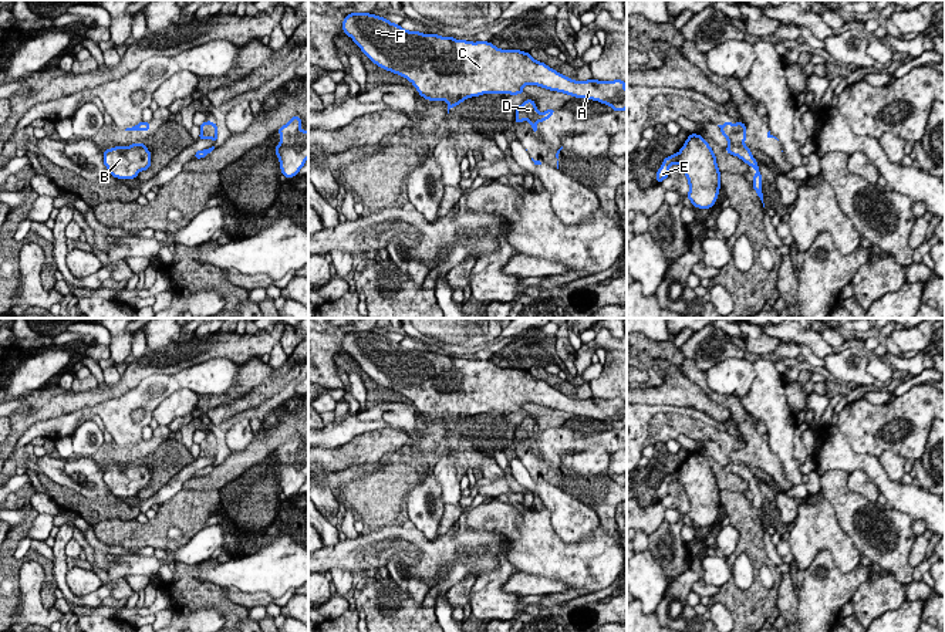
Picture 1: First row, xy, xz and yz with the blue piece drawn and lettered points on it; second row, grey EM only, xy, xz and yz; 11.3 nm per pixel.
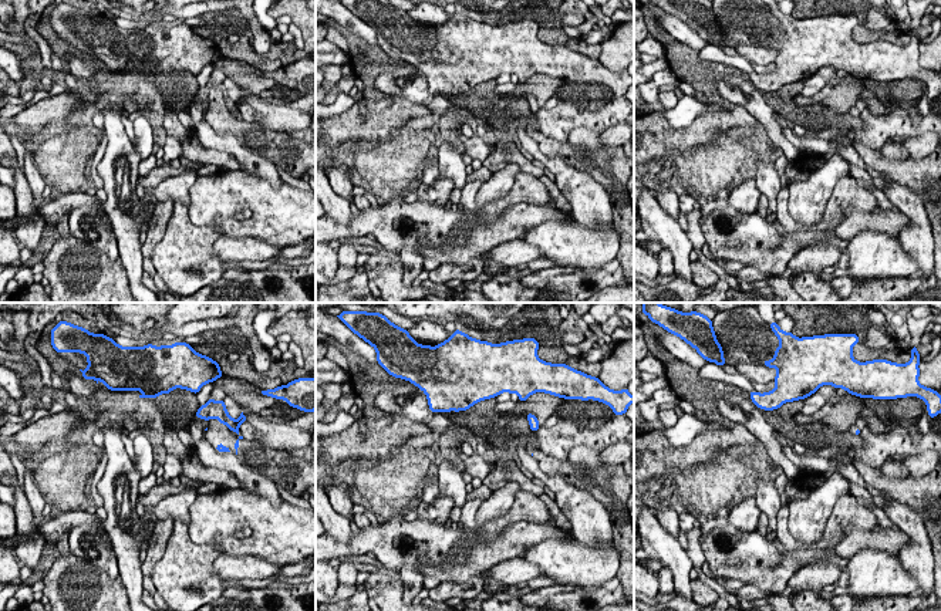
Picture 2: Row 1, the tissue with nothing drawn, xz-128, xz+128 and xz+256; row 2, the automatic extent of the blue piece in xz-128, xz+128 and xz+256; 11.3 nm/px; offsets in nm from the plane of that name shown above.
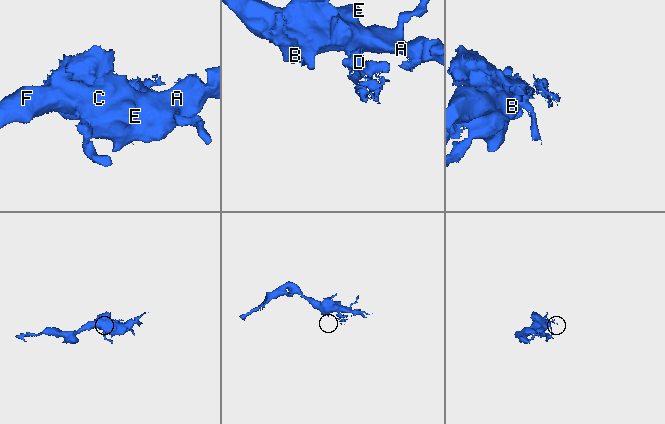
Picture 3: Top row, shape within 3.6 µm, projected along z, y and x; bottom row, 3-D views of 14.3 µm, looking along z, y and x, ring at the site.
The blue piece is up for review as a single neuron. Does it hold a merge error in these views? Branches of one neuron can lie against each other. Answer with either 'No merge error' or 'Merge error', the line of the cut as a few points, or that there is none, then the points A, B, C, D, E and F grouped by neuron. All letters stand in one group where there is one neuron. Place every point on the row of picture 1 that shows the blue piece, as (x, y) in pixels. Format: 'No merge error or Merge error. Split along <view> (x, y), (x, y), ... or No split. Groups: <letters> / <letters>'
Merge error. Split along xz (525, 101), (530, 101). Groups: A B C E F / D

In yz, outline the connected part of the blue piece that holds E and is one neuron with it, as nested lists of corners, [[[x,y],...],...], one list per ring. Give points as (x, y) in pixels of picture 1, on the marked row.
[[[691,134],[678,153],[664,159],[657,172],[658,183],[669,176],[672,163],[678,163],[688,178],[686,197],[692,205],[699,209],[712,207],[720,189],[720,172],[709,143],[701,135]]]

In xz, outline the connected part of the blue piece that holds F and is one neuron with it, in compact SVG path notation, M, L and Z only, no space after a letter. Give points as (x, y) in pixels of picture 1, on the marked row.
M369 13L348 14L342 21L342 30L374 64L411 81L426 101L446 101L448 114L452 107L459 105L466 98L482 94L503 95L504 92L517 95L523 94L523 87L530 84L576 98L594 99L610 105L614 111L627 109L625 81L574 81L544 62L536 61L529 53L500 50L489 41L472 43L448 36L408 31Z

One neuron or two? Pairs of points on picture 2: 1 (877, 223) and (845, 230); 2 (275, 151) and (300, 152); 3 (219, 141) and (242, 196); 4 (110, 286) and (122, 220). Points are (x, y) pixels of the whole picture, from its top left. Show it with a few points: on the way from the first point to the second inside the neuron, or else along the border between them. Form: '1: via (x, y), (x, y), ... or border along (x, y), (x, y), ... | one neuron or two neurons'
1: via (869, 223), (853, 223) | one neuron
2: via (280, 151), (294, 152) | one neuron
3: border along (246, 172), (266, 179), (276, 188) | two neurons
4: border along (122, 266), (130, 287) | two neurons

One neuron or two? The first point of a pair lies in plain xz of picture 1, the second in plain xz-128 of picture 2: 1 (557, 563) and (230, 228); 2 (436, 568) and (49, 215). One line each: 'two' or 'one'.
1: one
2: one

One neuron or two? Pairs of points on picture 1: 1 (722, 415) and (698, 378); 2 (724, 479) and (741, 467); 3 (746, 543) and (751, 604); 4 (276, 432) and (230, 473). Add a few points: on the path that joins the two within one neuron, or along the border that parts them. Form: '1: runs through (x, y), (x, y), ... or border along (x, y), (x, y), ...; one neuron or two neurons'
1: border along (685, 377), (711, 398); two neurons
2: border along (726, 470), (739, 475), (748, 483); two neurons
3: runs through (759, 558), (760, 588); one neuron
4: runs through (265, 442), (242, 462); one neuron

